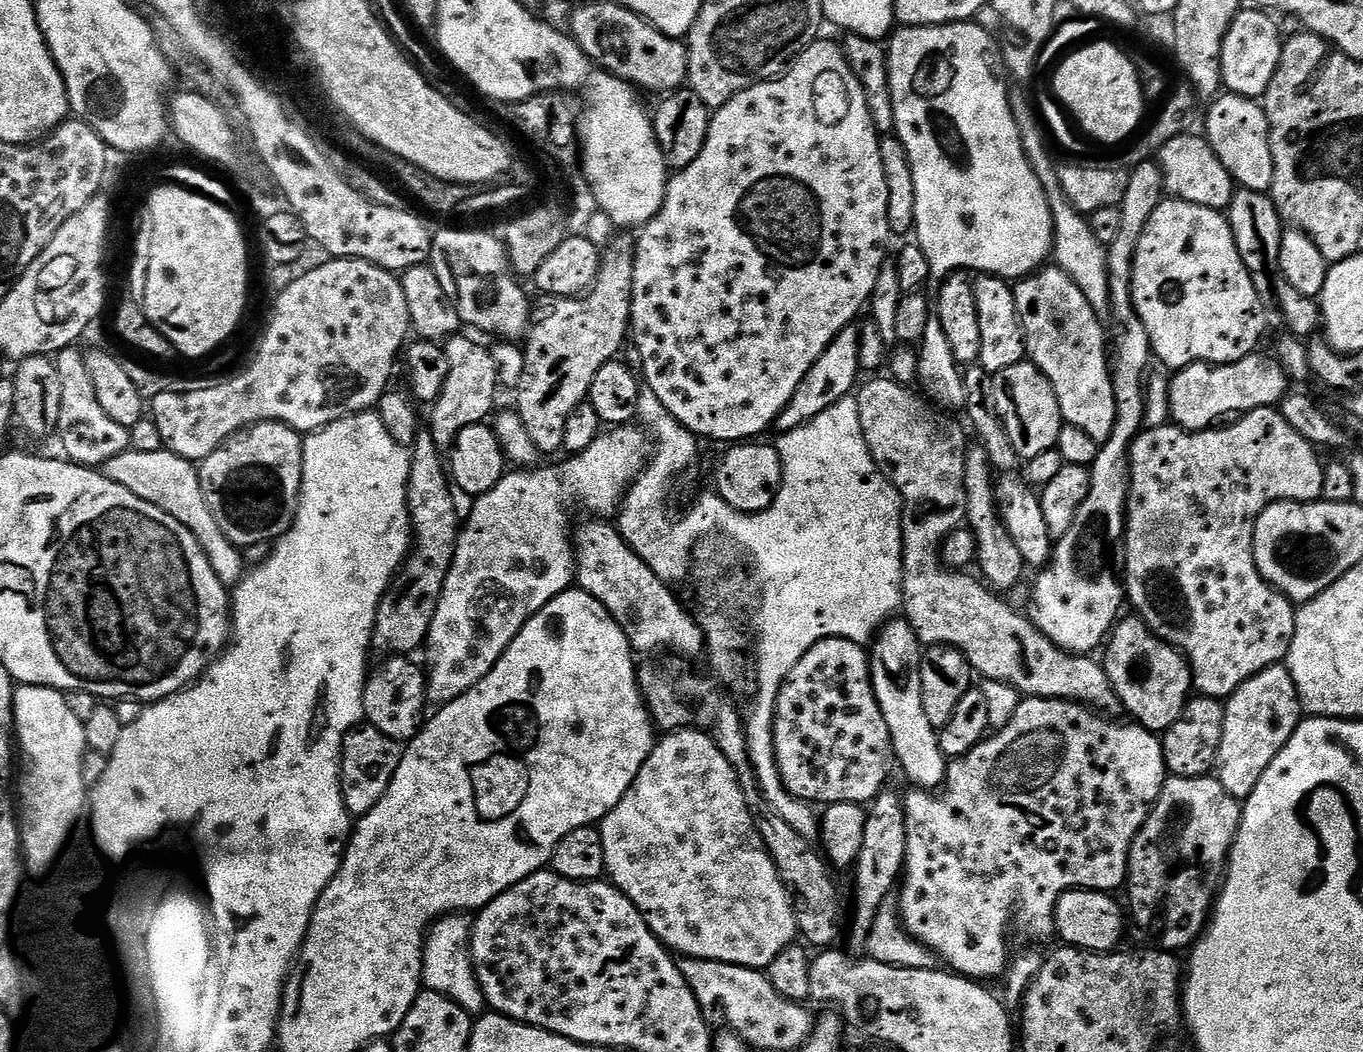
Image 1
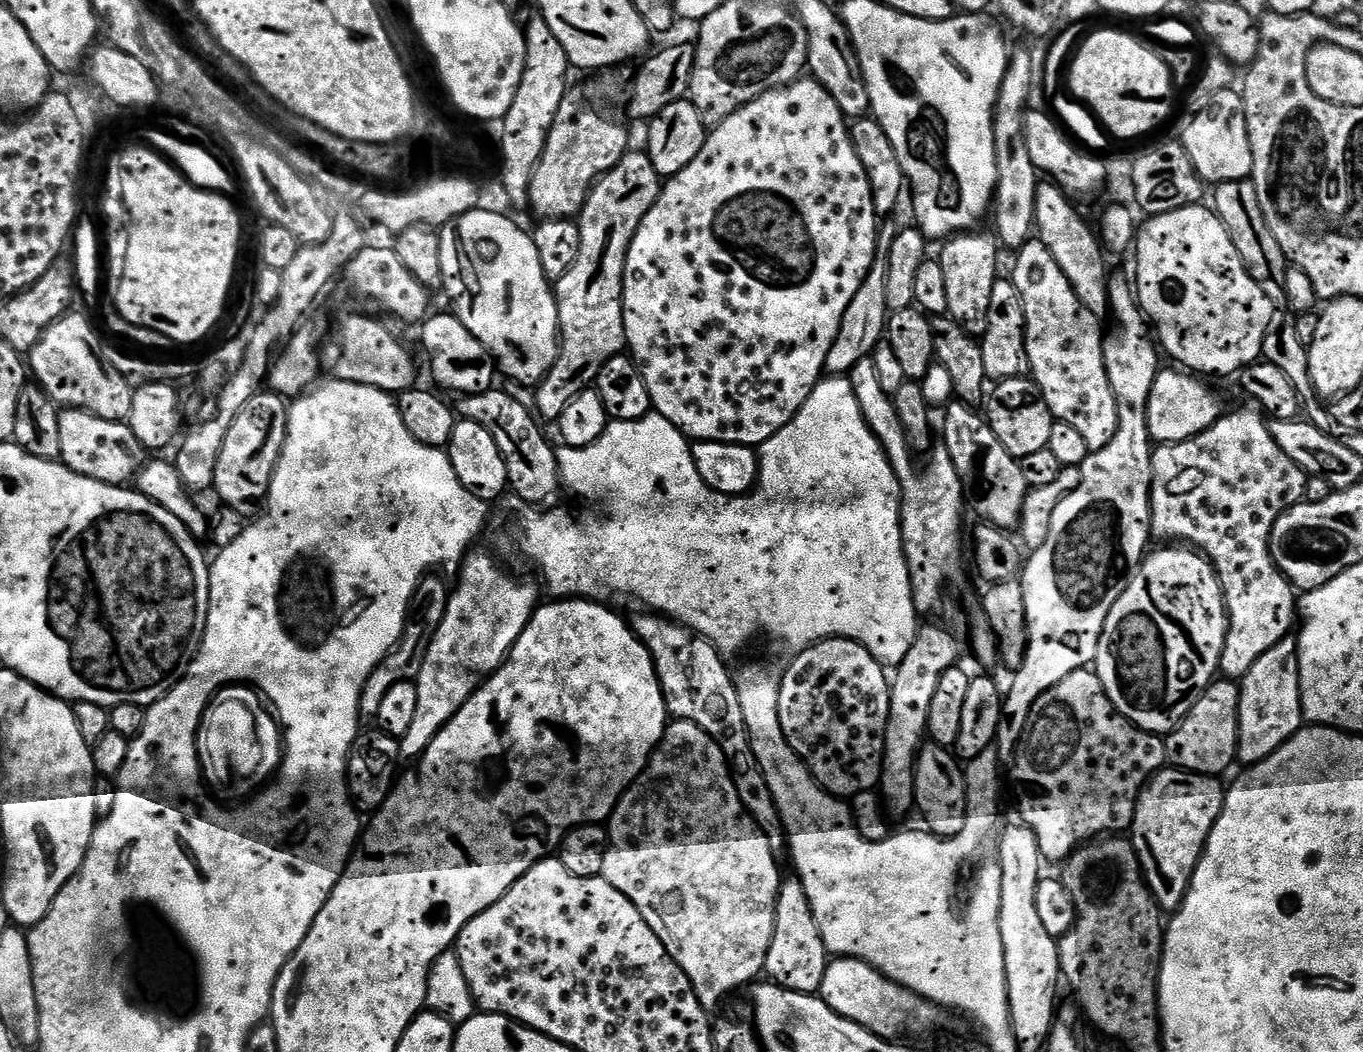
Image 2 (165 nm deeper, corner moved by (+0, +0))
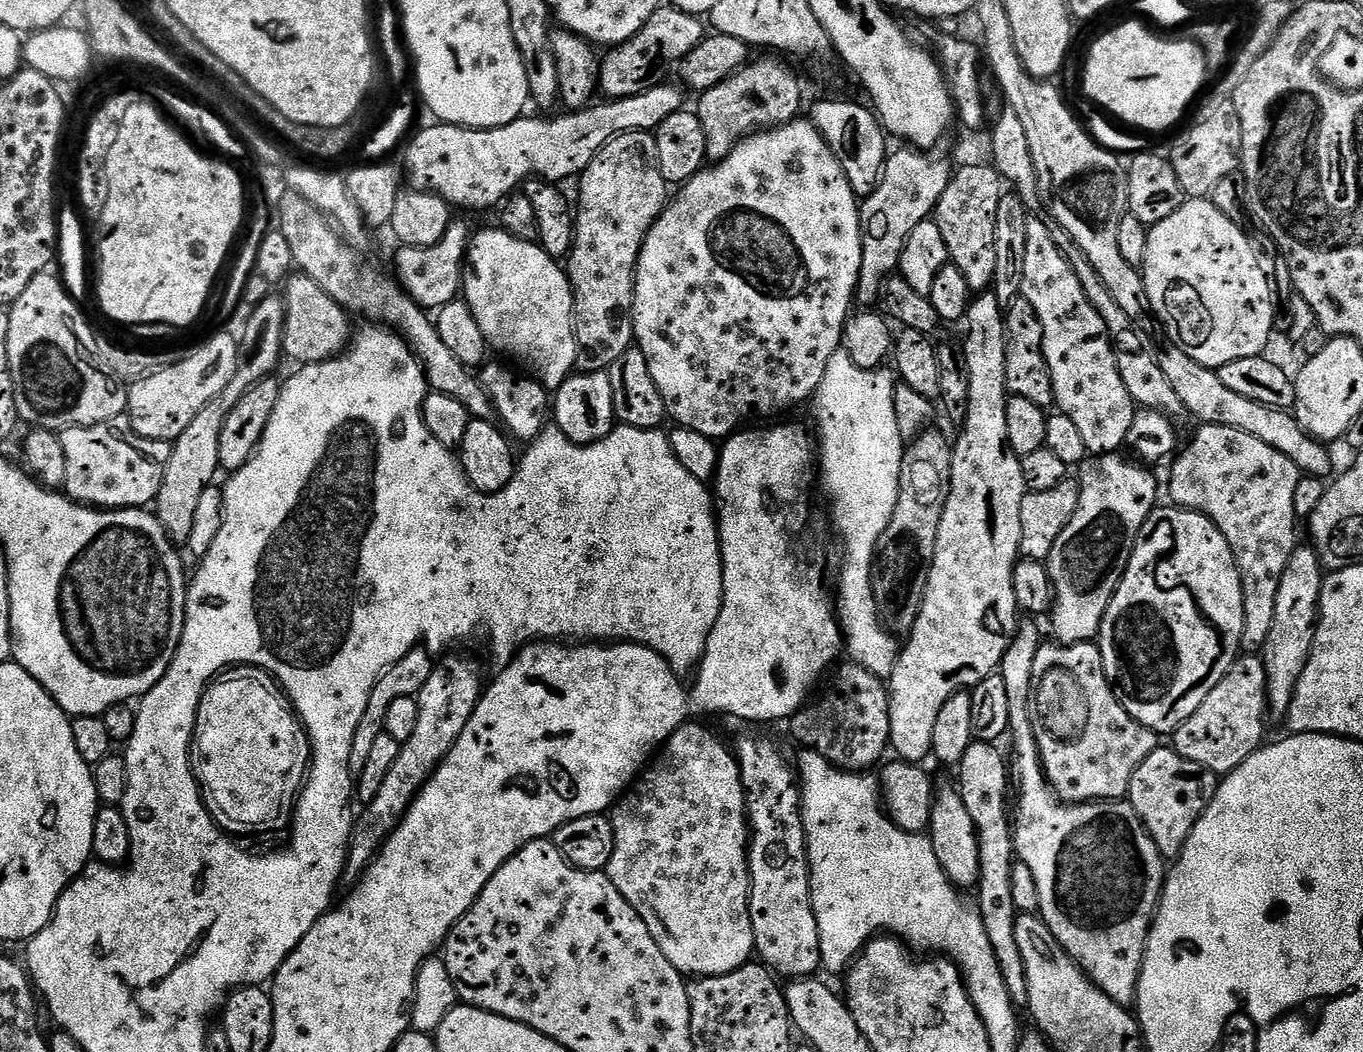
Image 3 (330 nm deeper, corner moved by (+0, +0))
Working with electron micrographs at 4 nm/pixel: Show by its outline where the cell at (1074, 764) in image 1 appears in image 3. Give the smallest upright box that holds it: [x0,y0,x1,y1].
[1028,642,1162,804]

